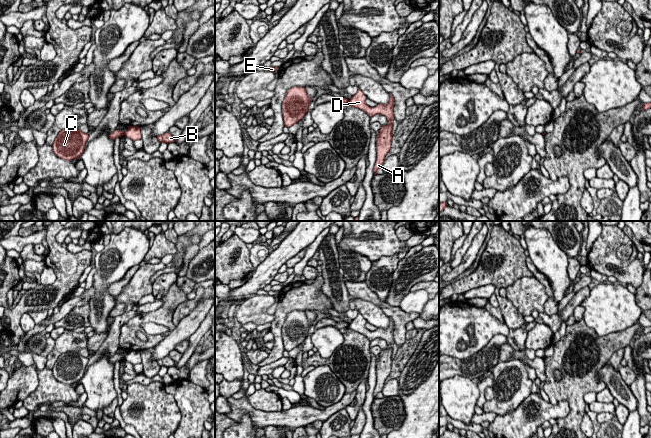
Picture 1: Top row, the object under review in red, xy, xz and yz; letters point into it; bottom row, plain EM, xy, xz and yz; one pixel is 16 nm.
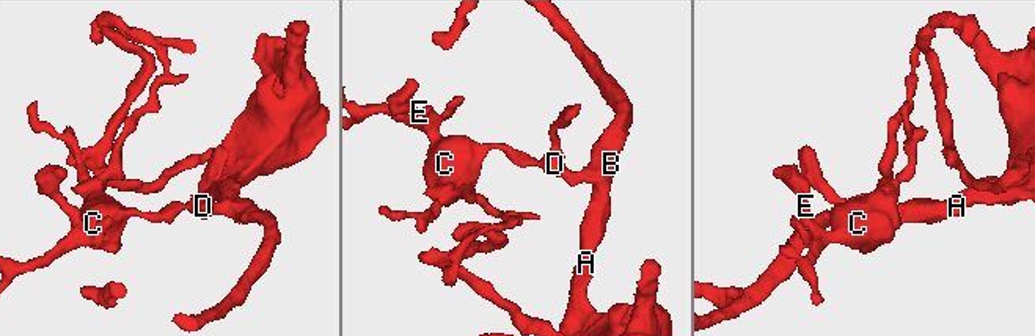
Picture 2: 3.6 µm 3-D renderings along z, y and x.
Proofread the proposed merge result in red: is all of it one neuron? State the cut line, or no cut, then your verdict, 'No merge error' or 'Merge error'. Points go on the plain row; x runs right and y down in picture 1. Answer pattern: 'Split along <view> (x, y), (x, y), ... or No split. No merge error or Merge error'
Split along xz (349, 324), (347, 327). Merge error

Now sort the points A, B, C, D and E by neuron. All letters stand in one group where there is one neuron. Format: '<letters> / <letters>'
A B D / C E

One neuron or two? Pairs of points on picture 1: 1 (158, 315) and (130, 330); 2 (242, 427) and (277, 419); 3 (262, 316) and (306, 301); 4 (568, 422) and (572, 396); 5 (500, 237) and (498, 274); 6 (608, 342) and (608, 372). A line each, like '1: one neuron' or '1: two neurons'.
1: one neuron
2: two neurons
3: two neurons
4: one neuron
5: one neuron
6: two neurons

